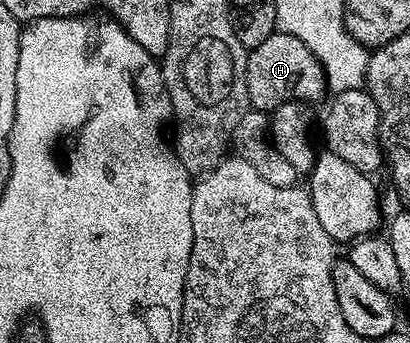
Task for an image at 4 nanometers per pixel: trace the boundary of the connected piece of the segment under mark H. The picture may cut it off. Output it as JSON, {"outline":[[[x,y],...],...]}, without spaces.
{"outline":[[[283,32],[272,33],[259,47],[248,50],[245,59],[245,82],[252,108],[272,111],[285,101],[314,103],[327,93],[325,72],[321,64],[295,39],[295,35]]]}

